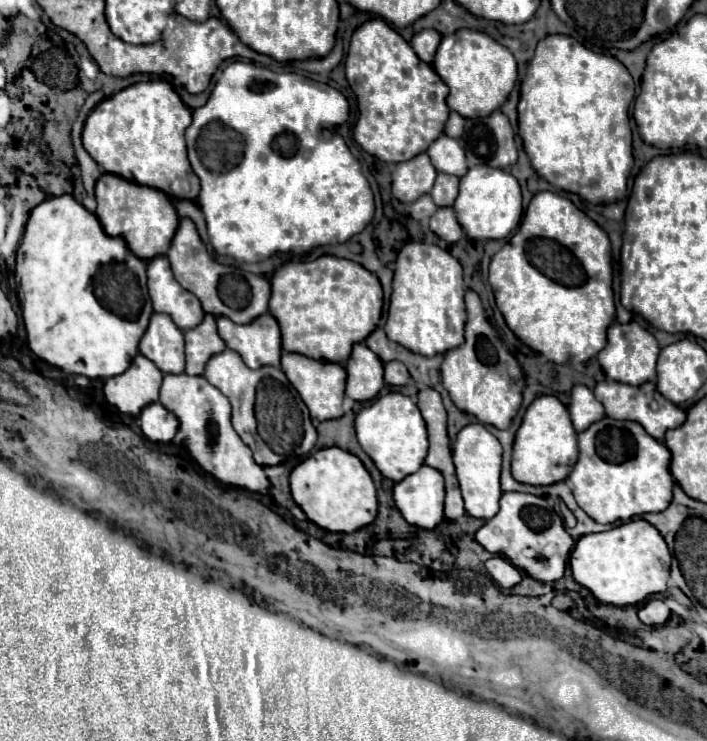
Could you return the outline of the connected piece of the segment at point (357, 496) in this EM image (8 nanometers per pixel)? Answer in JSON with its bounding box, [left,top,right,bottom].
[289,447,377,533]

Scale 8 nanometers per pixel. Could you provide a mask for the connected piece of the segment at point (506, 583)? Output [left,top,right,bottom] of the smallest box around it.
[485,557,521,587]

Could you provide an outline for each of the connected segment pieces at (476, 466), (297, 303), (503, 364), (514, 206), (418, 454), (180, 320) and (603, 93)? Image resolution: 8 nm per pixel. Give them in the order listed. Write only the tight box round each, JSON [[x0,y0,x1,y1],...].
[[453,423,501,521],[269,255,383,365],[441,291,525,429],[453,165,523,239],[355,393,429,481],[147,255,205,331],[519,35,633,203]]

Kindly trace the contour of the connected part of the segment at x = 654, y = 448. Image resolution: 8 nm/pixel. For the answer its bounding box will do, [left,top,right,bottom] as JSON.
[569,417,673,523]

